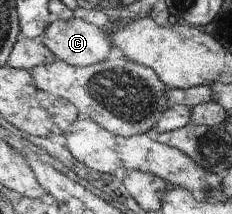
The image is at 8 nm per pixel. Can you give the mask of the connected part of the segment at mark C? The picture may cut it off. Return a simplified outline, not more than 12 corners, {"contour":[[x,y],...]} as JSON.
{"contour":[[53,18],[43,44],[73,66],[103,62],[108,35],[81,18]]}

